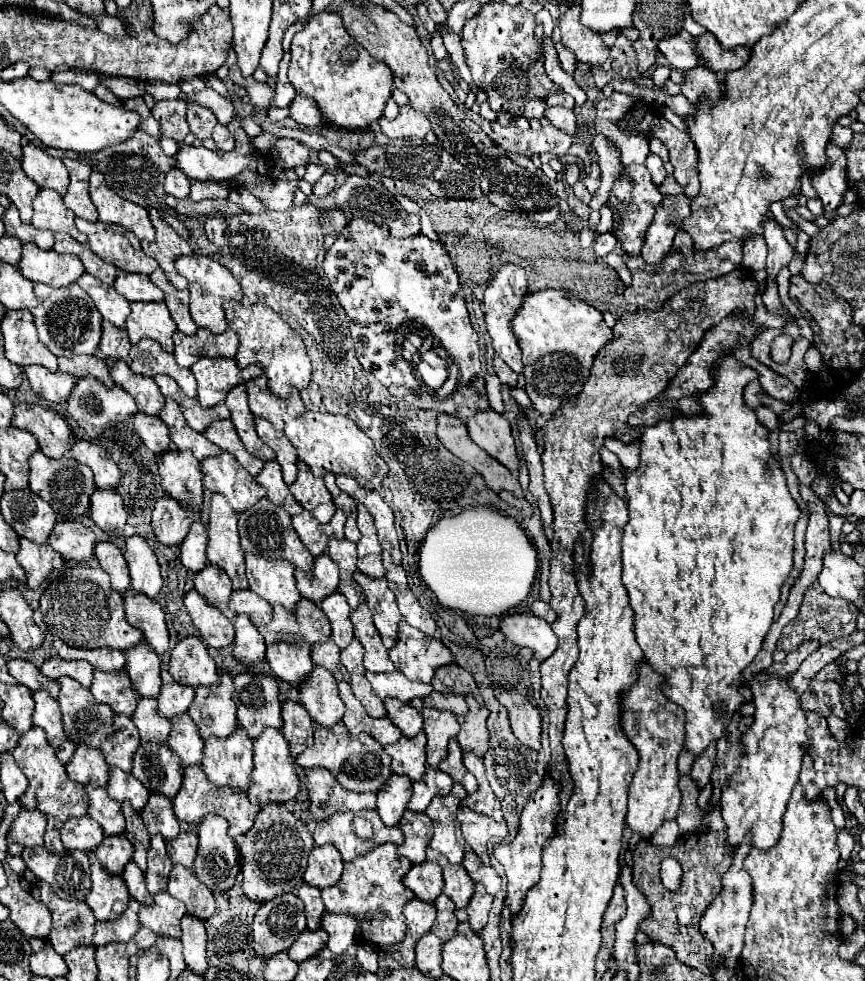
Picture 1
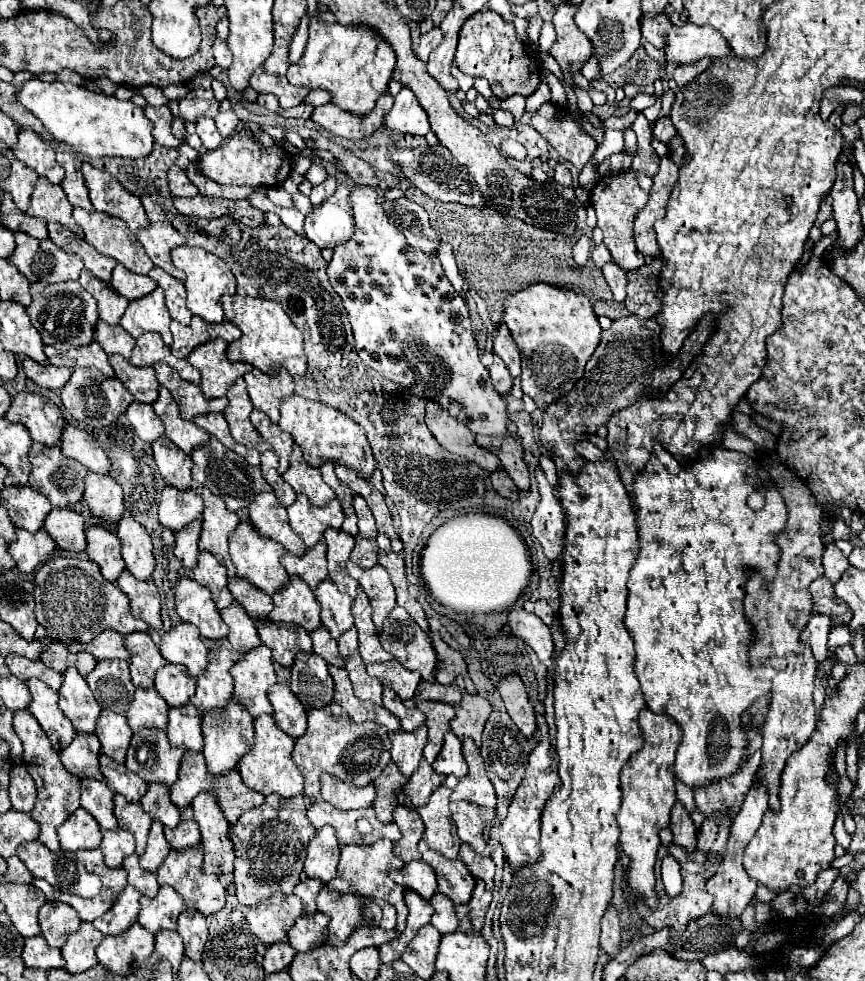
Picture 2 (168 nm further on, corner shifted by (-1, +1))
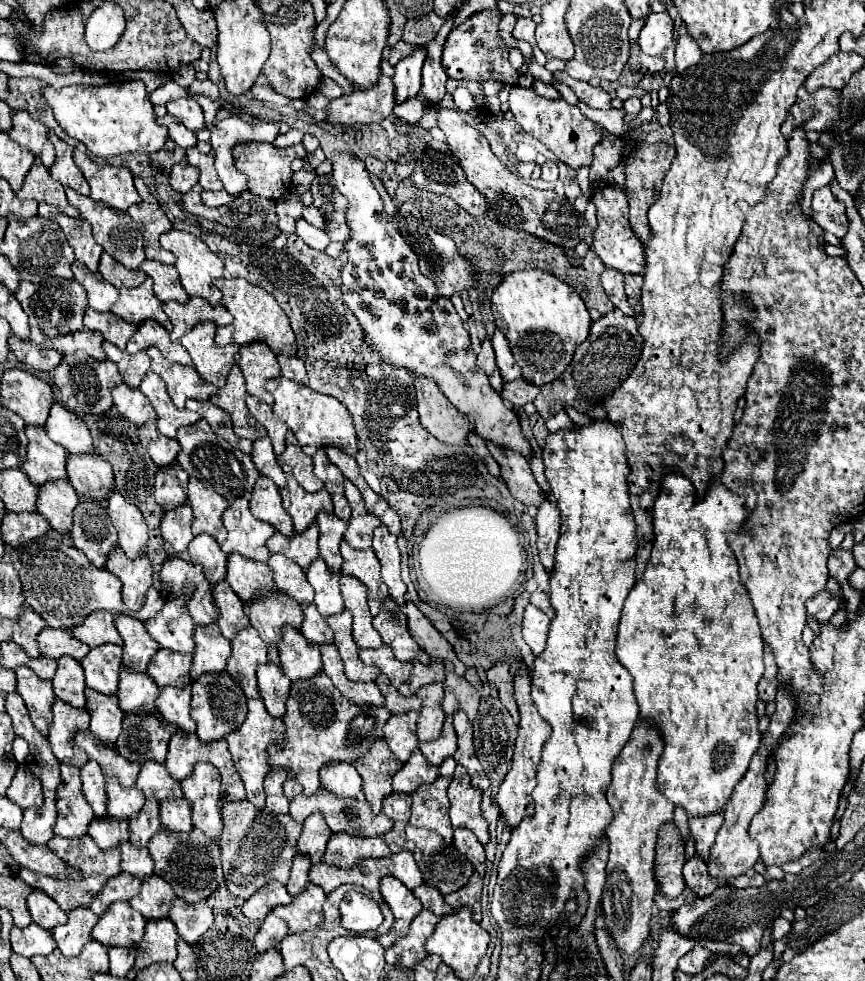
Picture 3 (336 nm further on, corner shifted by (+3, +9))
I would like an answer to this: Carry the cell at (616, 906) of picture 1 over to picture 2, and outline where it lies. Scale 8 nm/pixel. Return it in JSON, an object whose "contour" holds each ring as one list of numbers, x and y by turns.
{"contour":[[609,906,605,916,603,916,603,922,601,922,601,950,607,952,611,958,619,952,619,934,621,934,621,928,619,928,619,912,617,908]]}

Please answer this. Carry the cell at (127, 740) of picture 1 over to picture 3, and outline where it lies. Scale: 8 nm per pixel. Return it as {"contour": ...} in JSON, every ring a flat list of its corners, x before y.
{"contour":[[85,688,85,698,87,698,87,712,91,716,91,726,89,730,103,742,113,744,117,736,121,734,121,722,123,722,123,712,117,704,117,696,105,696,97,690]]}

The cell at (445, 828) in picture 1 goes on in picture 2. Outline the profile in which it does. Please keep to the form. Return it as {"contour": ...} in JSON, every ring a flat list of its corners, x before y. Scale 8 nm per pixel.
{"contour":[[439,786,431,794,429,802,417,808,417,812,421,820,425,822,423,840,429,844,429,848,441,852,449,860,455,860,459,858,461,840,455,832,455,824,453,824,451,810,449,810,449,798,451,798,451,790,445,786]]}

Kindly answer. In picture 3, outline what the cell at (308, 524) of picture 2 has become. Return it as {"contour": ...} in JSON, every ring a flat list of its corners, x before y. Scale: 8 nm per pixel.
{"contour":[[287,476,287,484,285,484,285,488,281,488,281,496,283,496,285,510,293,518,295,532,303,532,315,520,315,516,319,512,333,514,331,496,327,490,309,494,299,486,299,482,293,476]]}

